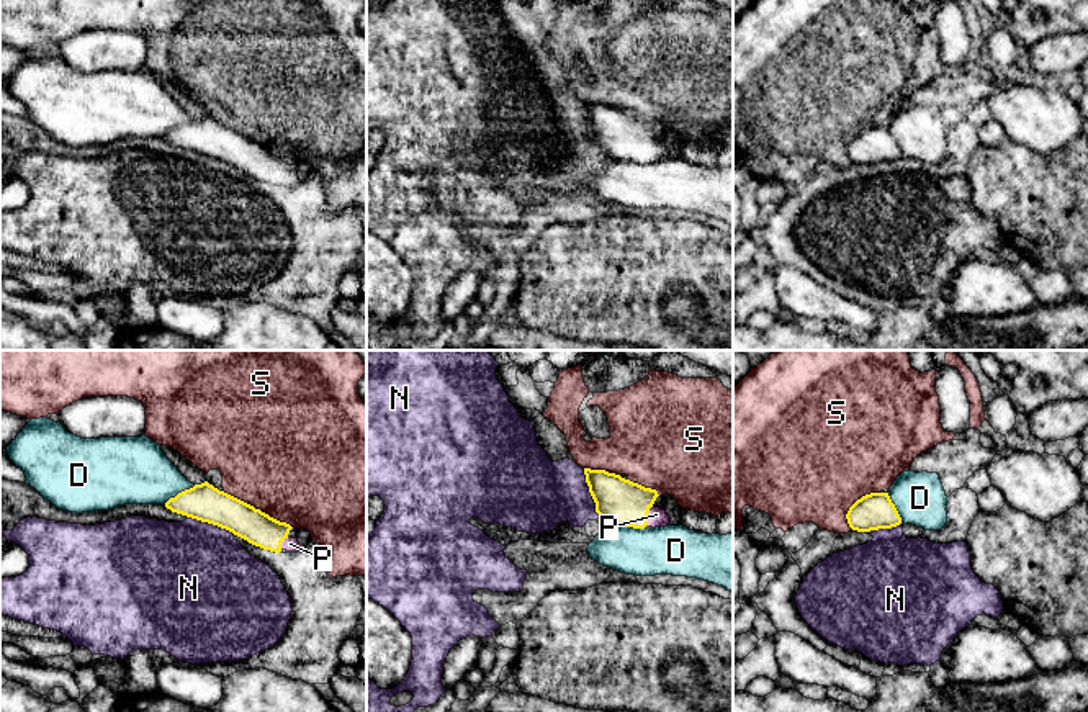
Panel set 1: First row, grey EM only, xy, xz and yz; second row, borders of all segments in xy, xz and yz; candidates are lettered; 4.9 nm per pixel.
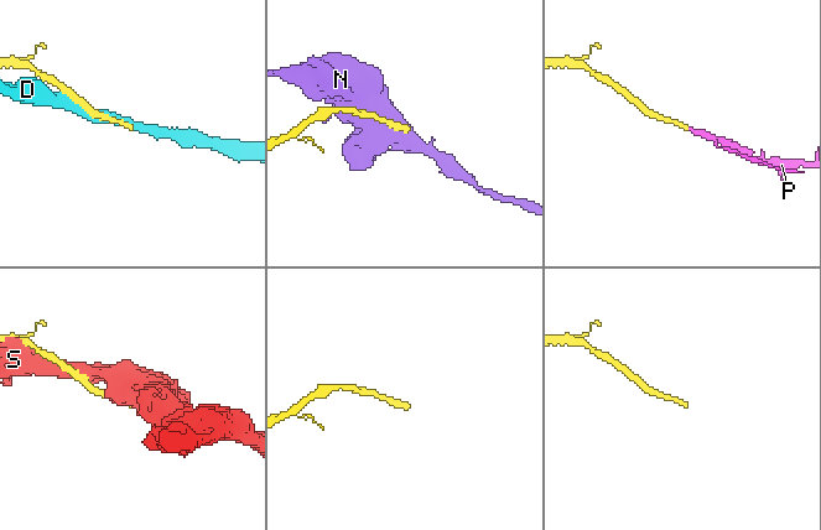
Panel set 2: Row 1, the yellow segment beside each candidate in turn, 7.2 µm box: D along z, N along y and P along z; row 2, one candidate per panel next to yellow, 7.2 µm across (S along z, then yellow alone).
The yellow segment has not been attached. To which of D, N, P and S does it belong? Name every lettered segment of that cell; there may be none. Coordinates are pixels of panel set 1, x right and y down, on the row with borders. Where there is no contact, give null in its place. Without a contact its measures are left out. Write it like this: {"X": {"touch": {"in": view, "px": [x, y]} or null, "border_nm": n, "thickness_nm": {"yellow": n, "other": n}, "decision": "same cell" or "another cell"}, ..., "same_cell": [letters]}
{"D": {"touch": {"in": "xy", "px": [179, 493]}, "border_nm": 190, "thickness_nm": {"yellow": 180, "other": 320}, "decision": "another cell"}, "N": {"touch": {"in": "xz", "px": [589, 491]}, "border_nm": 260, "thickness_nm": {"yellow": 220, "other": 340}, "decision": "another cell"}, "P": {"touch": {"in": "xy", "px": [282, 540]}, "border_nm": 80, "thickness_nm": {"yellow": 160, "other": 70}, "decision": "same cell"}, "S": {"touch": {"in": "xy", "px": [259, 509]}, "border_nm": 400, "thickness_nm": {"yellow": 180, "other": 500}, "decision": "another cell"}, "same_cell": ["P"]}

